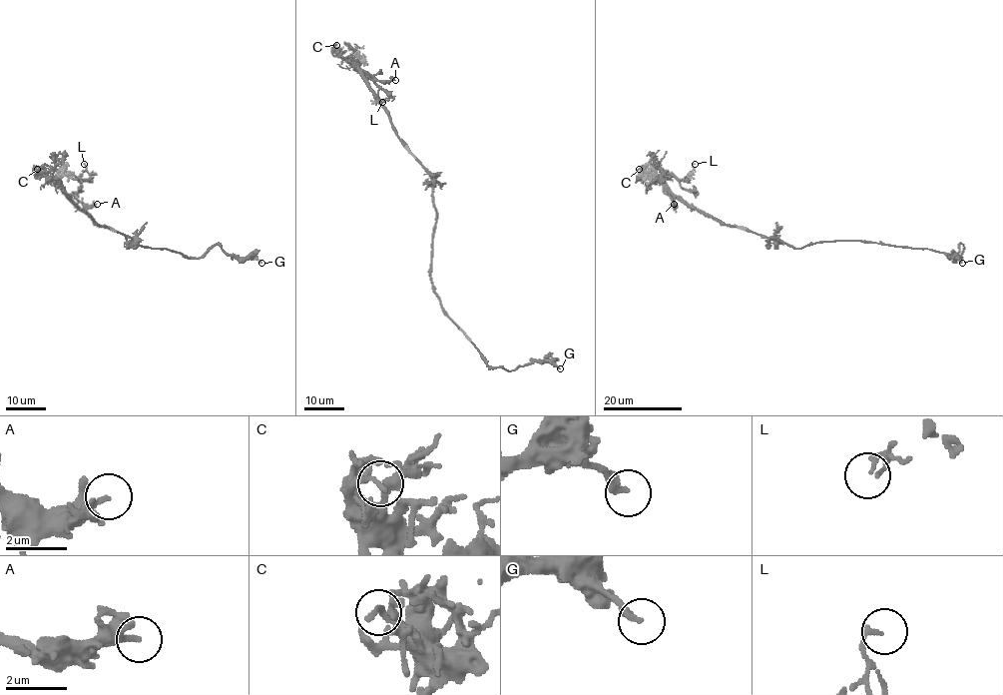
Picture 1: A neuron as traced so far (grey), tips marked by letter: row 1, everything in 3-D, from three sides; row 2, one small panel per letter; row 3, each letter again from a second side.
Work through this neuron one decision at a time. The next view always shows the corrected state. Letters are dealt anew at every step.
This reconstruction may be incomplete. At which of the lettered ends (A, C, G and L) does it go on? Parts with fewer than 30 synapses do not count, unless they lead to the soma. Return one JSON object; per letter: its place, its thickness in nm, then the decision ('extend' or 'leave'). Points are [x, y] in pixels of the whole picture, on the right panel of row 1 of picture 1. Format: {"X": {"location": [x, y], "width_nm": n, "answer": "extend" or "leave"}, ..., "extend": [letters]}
{"A": {"location": [674, 204], "width_nm": 160, "answer": "leave"}, "C": {"location": [639, 169], "width_nm": 190, "answer": "leave"}, "G": {"location": [962, 263], "width_nm": 240, "answer": "leave"}, "L": {"location": [695, 164], "width_nm": 140, "answer": "leave"}, "extend": []}

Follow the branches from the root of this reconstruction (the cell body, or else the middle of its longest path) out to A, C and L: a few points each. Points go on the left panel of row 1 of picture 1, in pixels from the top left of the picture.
A: (137, 244), (135, 248), (131, 238), (101, 227), (64, 192), (89, 206), (97, 204)
C: (137, 244), (135, 248), (131, 238), (101, 227), (58, 184), (37, 174), (37, 169)
L: (137, 244), (135, 248), (131, 238), (101, 227), (65, 191), (61, 184), (64, 176), (89, 179), (84, 164)

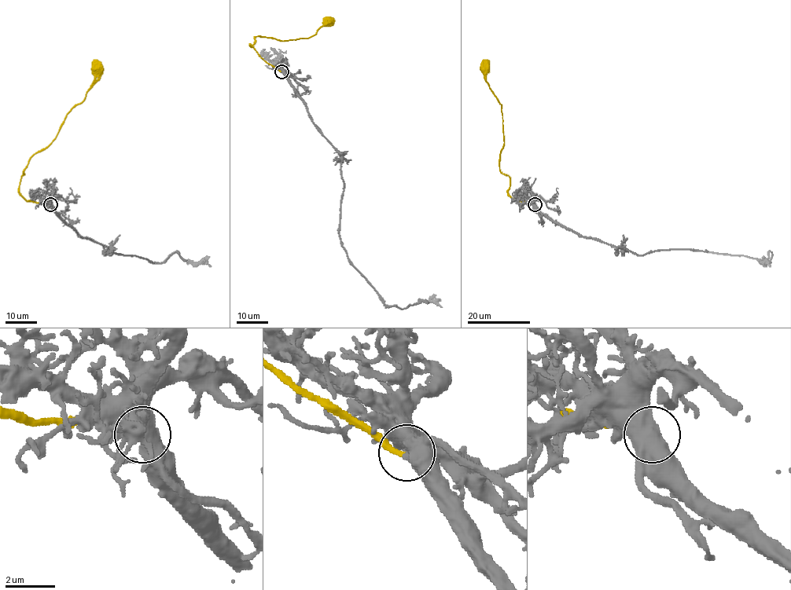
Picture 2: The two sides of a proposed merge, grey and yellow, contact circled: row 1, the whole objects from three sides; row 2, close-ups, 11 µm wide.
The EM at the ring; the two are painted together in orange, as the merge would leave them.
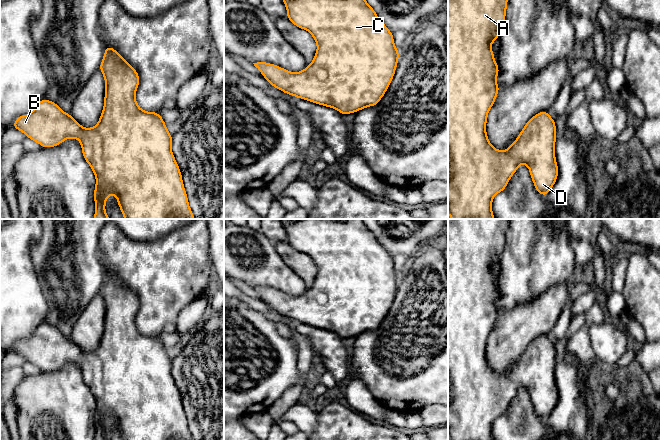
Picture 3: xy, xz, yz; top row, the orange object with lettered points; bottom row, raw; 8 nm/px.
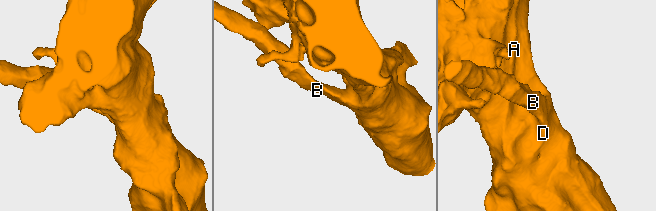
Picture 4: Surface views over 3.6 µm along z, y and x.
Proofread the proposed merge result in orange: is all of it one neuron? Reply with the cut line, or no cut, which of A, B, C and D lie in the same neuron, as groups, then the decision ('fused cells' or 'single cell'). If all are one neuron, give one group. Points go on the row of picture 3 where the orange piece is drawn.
cut none; groups A B C D; single cell

